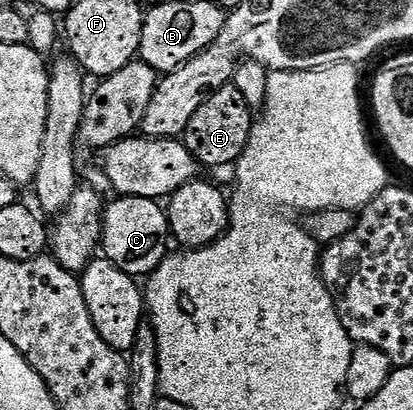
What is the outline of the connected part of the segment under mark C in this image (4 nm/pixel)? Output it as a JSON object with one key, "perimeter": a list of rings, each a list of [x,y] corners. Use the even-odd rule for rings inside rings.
{"perimeter":[[[122,196],[114,199],[116,202],[108,201],[103,212],[103,241],[101,243],[102,253],[117,268],[121,268],[132,276],[150,276],[159,265],[167,258],[169,247],[167,242],[172,241],[171,226],[167,222],[166,209],[154,198],[125,198]]]}

